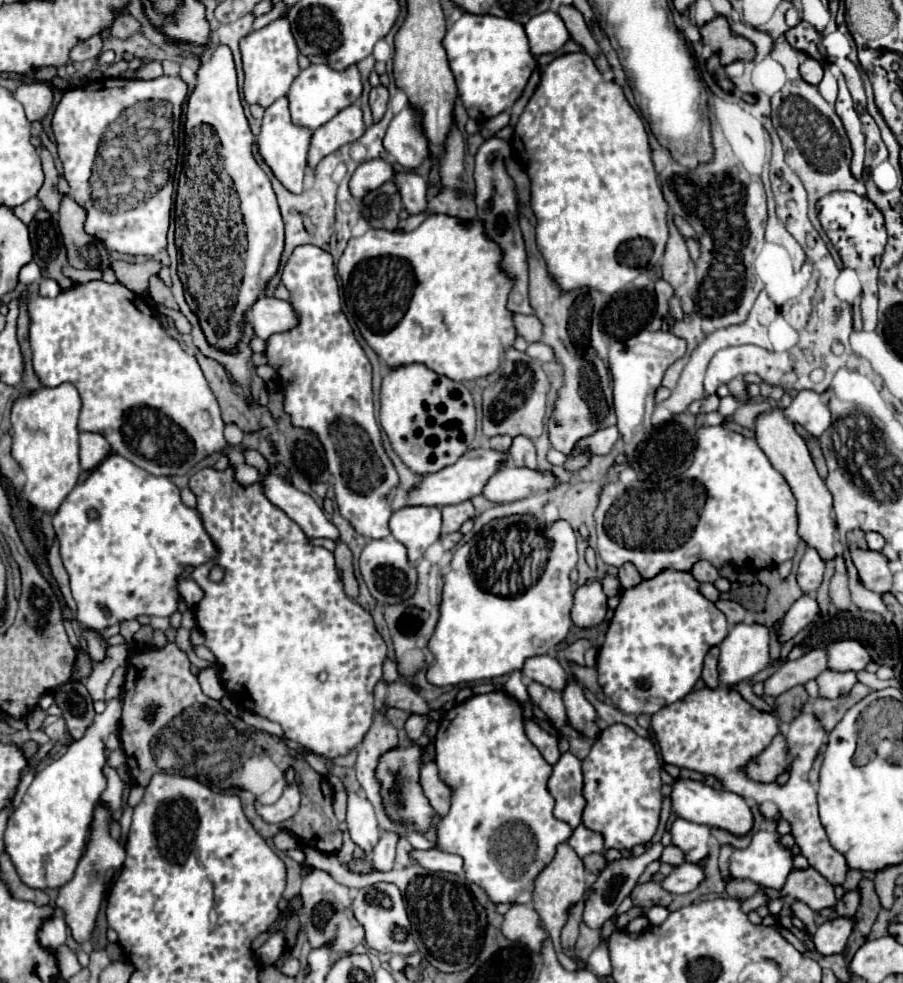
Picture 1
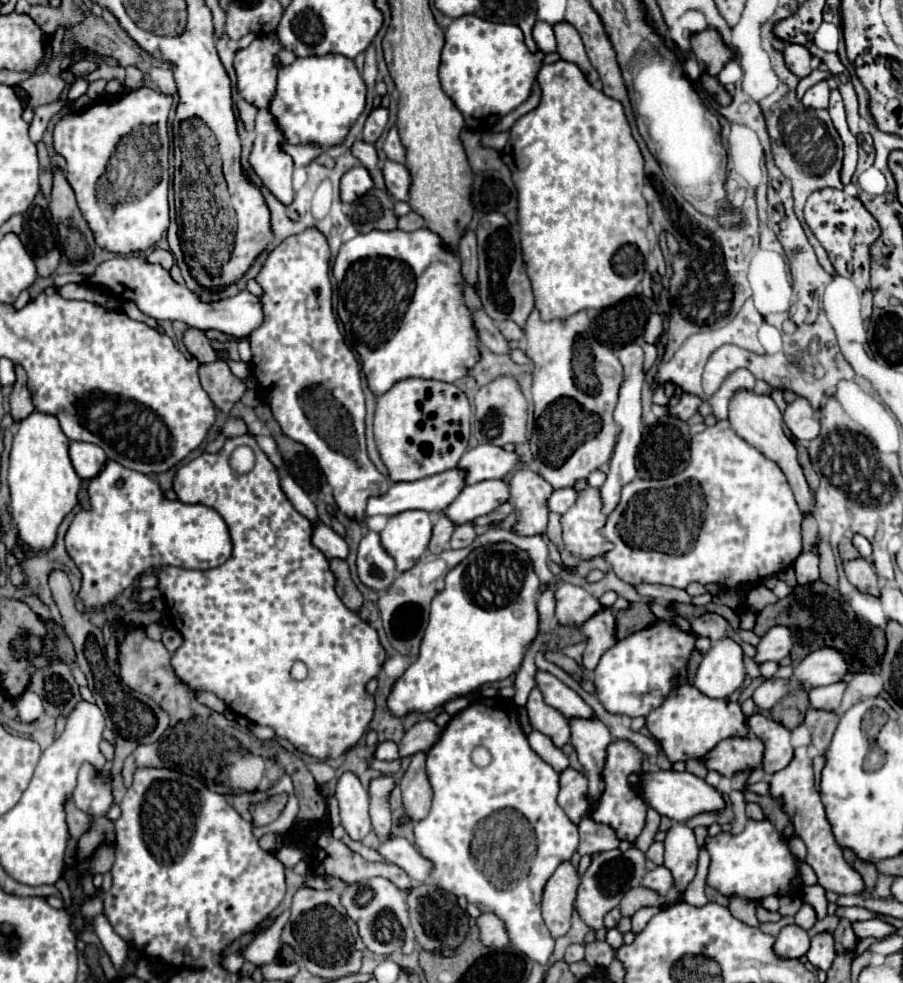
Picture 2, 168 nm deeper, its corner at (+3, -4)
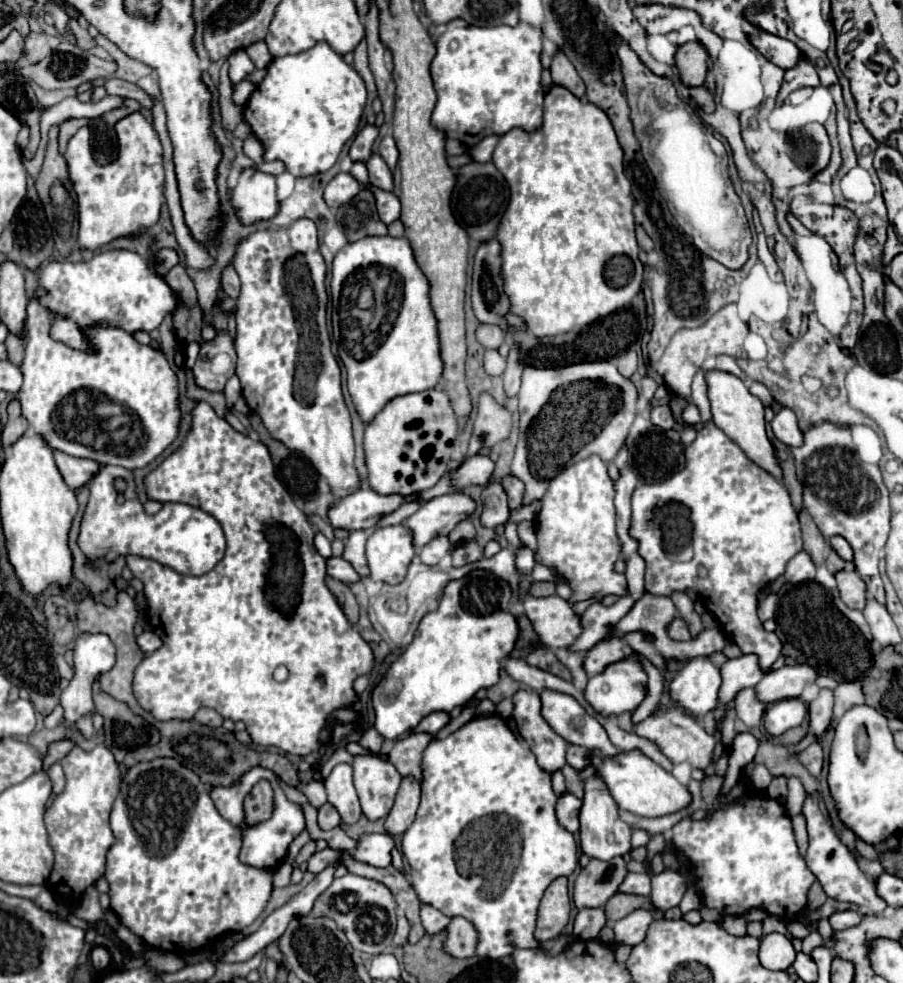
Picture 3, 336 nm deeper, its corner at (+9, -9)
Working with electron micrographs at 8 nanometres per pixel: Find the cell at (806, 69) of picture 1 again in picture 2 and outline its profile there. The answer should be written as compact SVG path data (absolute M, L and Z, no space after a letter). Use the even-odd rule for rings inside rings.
M787 44L785 50L785 62L787 62L787 68L799 76L799 78L805 78L811 74L811 52L805 48L805 46L799 46L799 44Z

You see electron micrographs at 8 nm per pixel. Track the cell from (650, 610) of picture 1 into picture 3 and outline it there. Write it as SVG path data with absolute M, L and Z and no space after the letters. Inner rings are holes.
M627 657L623 661L609 665L603 673L591 677L587 683L587 689L585 689L585 699L601 715L619 715L625 711L633 711L645 697L645 681L647 681L647 675L643 671L641 663L635 657Z

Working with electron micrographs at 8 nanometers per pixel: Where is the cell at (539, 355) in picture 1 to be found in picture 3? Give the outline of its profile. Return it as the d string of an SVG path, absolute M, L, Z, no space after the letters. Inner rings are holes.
M485 351L483 369L485 369L485 373L489 373L493 377L499 377L505 371L505 359L497 351Z

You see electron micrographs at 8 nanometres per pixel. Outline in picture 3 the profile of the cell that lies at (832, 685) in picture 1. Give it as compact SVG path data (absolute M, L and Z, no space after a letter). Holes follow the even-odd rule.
M821 689L819 697L809 703L809 731L815 737L821 737L827 731L833 717L831 709L833 709L833 691Z

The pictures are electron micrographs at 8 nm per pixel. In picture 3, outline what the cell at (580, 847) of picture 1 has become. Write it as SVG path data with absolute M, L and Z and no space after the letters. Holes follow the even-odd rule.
M593 767L581 771L581 781L585 785L585 799L583 799L583 807L581 807L581 849L585 855L601 859L601 861L609 861L617 855L625 855L631 851L631 829L627 823L623 823L619 819L619 809L617 803L613 801L613 797L609 795L607 787L603 785L603 781L595 775Z

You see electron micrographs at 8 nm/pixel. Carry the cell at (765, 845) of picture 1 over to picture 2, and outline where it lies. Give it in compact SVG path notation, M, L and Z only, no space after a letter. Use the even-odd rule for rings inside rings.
M749 820L745 830L737 836L717 834L705 840L711 854L707 884L723 896L743 896L747 900L761 900L765 896L785 896L791 888L791 878L797 874L795 860L787 848L787 840L769 820Z

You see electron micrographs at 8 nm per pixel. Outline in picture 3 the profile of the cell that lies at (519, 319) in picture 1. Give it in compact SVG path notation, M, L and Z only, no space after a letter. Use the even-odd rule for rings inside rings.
M479 325L475 335L485 349L497 349L505 341L505 333L499 325Z

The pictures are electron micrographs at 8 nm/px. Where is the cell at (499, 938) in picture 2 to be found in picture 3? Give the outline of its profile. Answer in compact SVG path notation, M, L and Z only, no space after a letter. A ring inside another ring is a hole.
M453 917L449 925L445 927L445 941L443 949L451 957L463 959L463 957L473 957L475 955L475 945L477 945L477 931L475 927L463 919L463 917Z

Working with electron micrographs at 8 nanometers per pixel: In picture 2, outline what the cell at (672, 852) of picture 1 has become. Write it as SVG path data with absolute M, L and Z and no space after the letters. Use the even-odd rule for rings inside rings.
M653 842L651 848L647 850L647 858L653 860L655 864L663 864L663 854L665 854L665 846L663 846L663 842Z

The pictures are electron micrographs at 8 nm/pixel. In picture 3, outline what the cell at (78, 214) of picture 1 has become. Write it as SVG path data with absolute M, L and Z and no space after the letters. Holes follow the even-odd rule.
M53 127L49 131L49 143L47 143L47 155L45 155L45 163L41 167L39 179L35 181L35 189L41 197L43 203L49 203L49 189L55 181L63 181L63 185L69 191L72 199L76 201L76 193L74 192L68 175L68 167L66 160L57 155L57 127Z

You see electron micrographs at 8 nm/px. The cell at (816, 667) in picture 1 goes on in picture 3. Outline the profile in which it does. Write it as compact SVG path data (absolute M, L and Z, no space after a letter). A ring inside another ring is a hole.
M743 689L737 699L735 699L735 709L737 709L737 717L747 725L747 727L759 727L763 713L765 713L765 703L757 701L755 691Z

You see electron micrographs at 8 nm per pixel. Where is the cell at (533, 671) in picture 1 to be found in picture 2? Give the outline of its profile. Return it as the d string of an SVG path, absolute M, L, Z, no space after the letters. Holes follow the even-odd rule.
M537 670L535 682L537 682L537 688L543 692L543 698L547 700L547 704L563 712L565 718L575 718L575 716L591 718L593 716L593 710L583 702L583 698L571 688L567 688L561 680L555 680L555 676L551 676L549 672Z

